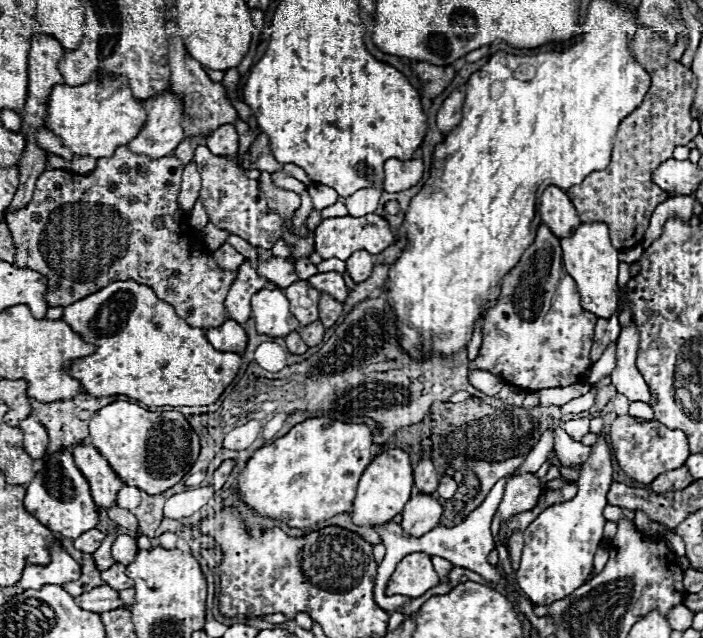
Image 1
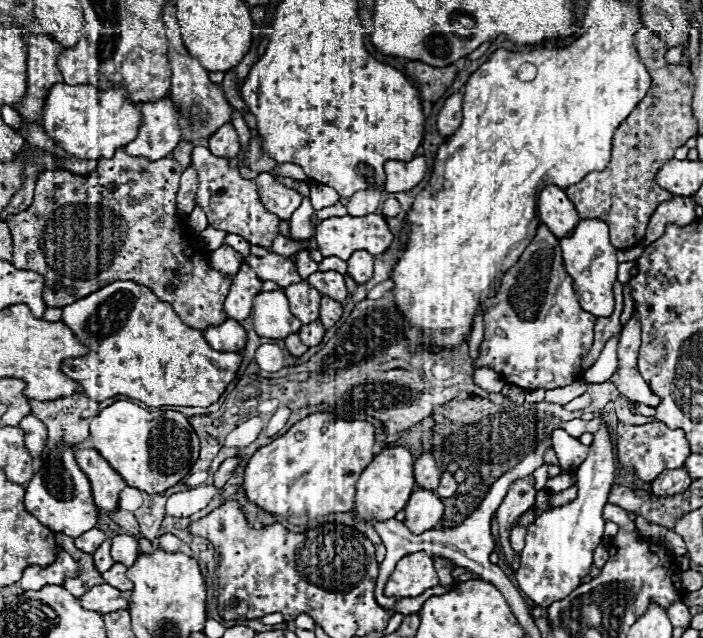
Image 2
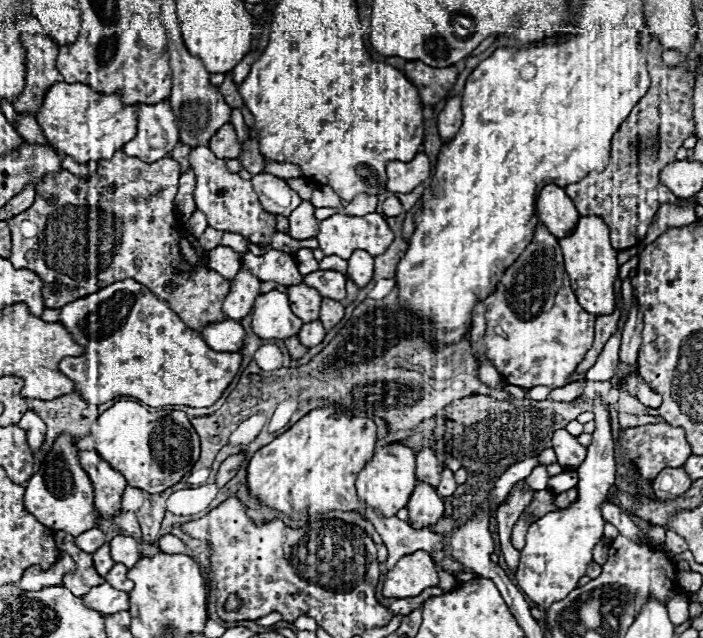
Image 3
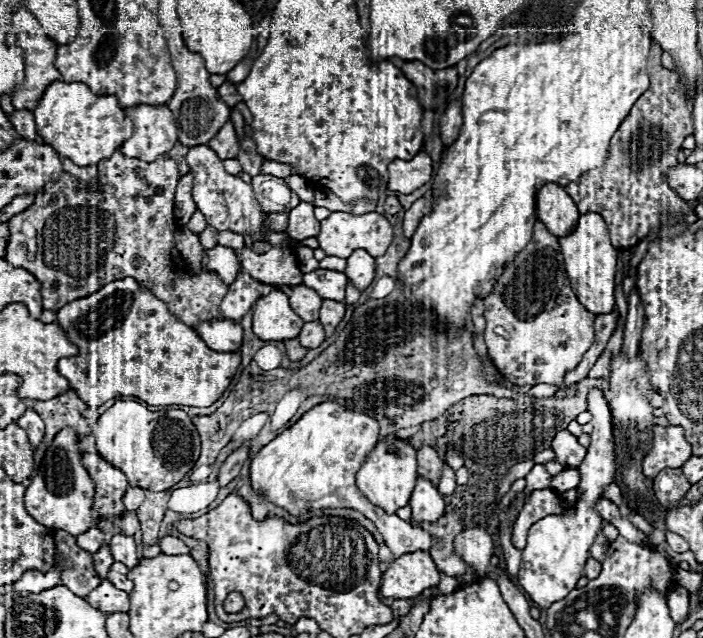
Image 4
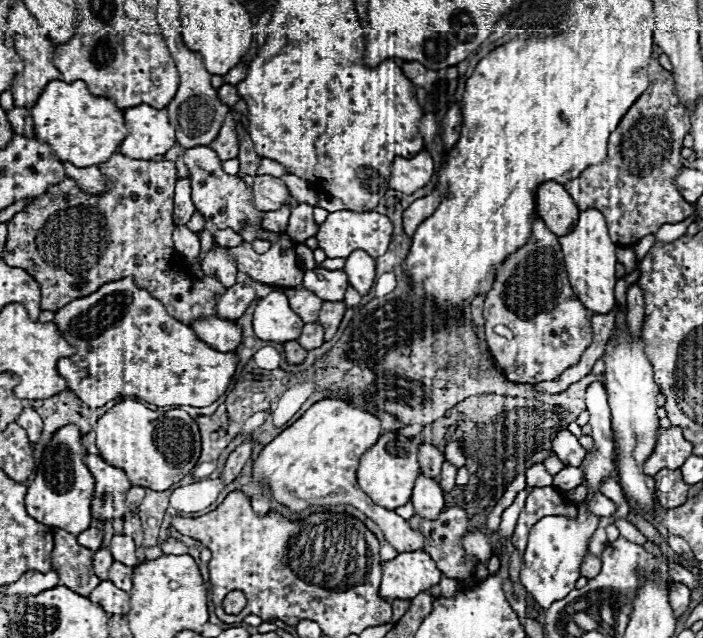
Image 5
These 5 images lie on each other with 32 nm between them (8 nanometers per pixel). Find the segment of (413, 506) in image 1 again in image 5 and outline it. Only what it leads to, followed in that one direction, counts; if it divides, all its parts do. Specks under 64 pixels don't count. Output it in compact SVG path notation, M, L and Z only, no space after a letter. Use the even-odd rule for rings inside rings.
M422 474L416 480L410 502L414 506L414 516L418 516L418 518L434 520L444 510L444 494L442 494L438 482L428 476L422 476Z

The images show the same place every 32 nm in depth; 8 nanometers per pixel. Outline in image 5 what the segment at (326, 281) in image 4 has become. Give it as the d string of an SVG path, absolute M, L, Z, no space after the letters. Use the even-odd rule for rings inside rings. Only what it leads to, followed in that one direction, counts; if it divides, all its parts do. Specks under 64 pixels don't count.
M316 268L316 270L310 270L304 274L302 286L312 290L314 294L318 294L318 298L322 298L322 300L342 302L346 286L348 286L348 278L342 270Z

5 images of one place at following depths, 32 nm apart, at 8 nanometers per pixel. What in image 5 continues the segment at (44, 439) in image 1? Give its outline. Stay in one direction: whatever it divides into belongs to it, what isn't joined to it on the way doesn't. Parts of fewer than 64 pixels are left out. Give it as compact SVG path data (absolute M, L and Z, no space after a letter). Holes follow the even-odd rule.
M26 408L18 418L16 418L16 424L20 424L26 432L28 432L28 438L32 444L38 442L38 438L42 436L42 418L32 410L32 408Z

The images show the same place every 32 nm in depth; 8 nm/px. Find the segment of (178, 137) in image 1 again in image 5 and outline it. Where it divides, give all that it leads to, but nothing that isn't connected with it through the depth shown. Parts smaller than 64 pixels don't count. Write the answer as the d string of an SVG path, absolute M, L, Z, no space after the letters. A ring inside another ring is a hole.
M140 104L128 108L124 118L130 124L128 138L120 144L120 152L136 160L154 160L164 156L176 144L176 130L170 126L168 110Z

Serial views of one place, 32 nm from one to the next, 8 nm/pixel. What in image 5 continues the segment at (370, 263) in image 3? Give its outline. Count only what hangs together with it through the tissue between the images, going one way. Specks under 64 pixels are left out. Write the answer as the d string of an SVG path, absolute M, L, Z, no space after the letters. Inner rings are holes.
M354 250L346 258L344 272L348 274L348 282L364 296L374 284L374 258L364 250Z

